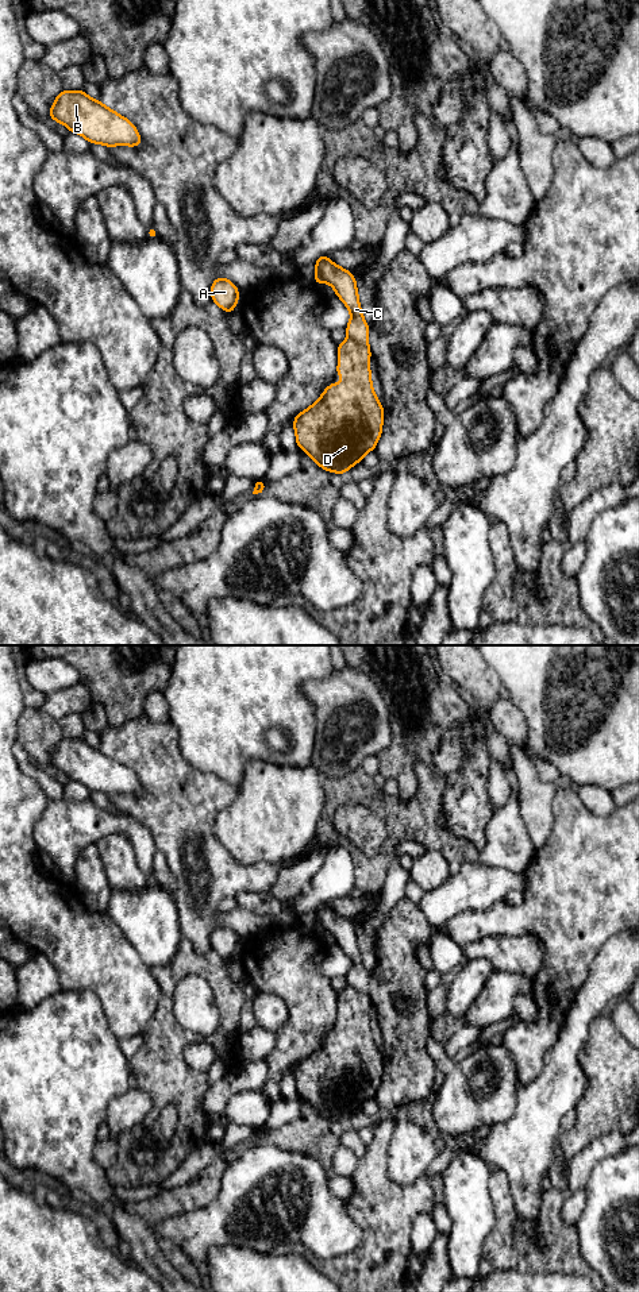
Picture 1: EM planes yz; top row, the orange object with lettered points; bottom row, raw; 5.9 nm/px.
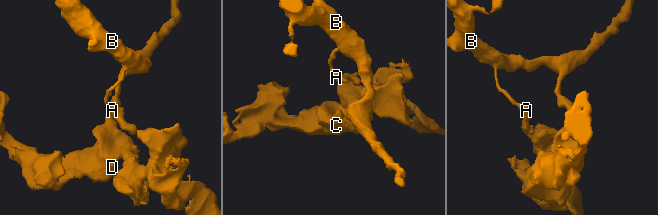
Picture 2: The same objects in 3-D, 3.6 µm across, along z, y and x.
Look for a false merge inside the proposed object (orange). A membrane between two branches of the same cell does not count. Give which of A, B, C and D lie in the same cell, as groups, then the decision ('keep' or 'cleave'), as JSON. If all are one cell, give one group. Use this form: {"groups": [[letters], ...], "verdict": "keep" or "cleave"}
{"groups": [["A", "B", "C"], ["D"]], "verdict": "cleave"}

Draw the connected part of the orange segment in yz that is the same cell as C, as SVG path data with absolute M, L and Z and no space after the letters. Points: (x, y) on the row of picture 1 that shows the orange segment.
M322 255L315 262L316 274L313 285L327 282L335 290L335 294L343 301L351 313L351 319L346 327L347 336L359 344L369 344L369 325L363 319L357 281L353 273L339 267L331 262L327 255Z

